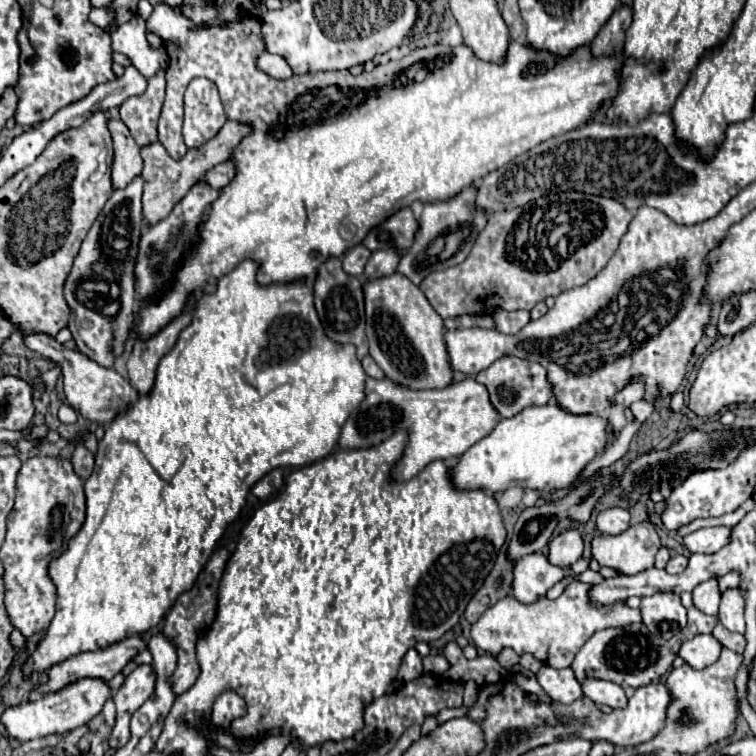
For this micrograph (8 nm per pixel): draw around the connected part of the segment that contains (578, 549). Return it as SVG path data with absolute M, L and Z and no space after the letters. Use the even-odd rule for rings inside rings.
M576 528L560 532L556 538L550 540L548 550L550 550L548 560L552 564L572 566L578 558L582 558L582 550L584 550L582 536L580 536L580 532Z

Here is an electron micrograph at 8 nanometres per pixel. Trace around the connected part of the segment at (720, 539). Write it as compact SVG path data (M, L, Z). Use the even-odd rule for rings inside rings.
M714 526L714 528L700 528L688 536L684 536L684 546L690 552L714 554L720 548L730 544L730 526Z

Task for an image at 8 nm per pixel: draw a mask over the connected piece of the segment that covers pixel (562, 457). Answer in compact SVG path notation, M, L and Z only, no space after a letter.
M556 400L538 408L524 408L518 416L504 418L490 436L476 442L450 468L456 488L482 488L486 492L502 492L512 486L554 492L570 486L586 464L596 458L614 440L606 432L608 420L598 414L578 416L564 412Z

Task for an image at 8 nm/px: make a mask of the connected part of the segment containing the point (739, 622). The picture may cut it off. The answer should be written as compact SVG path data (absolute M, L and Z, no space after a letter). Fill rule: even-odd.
M728 588L722 594L718 620L730 632L744 634L744 592L742 592L742 588Z

